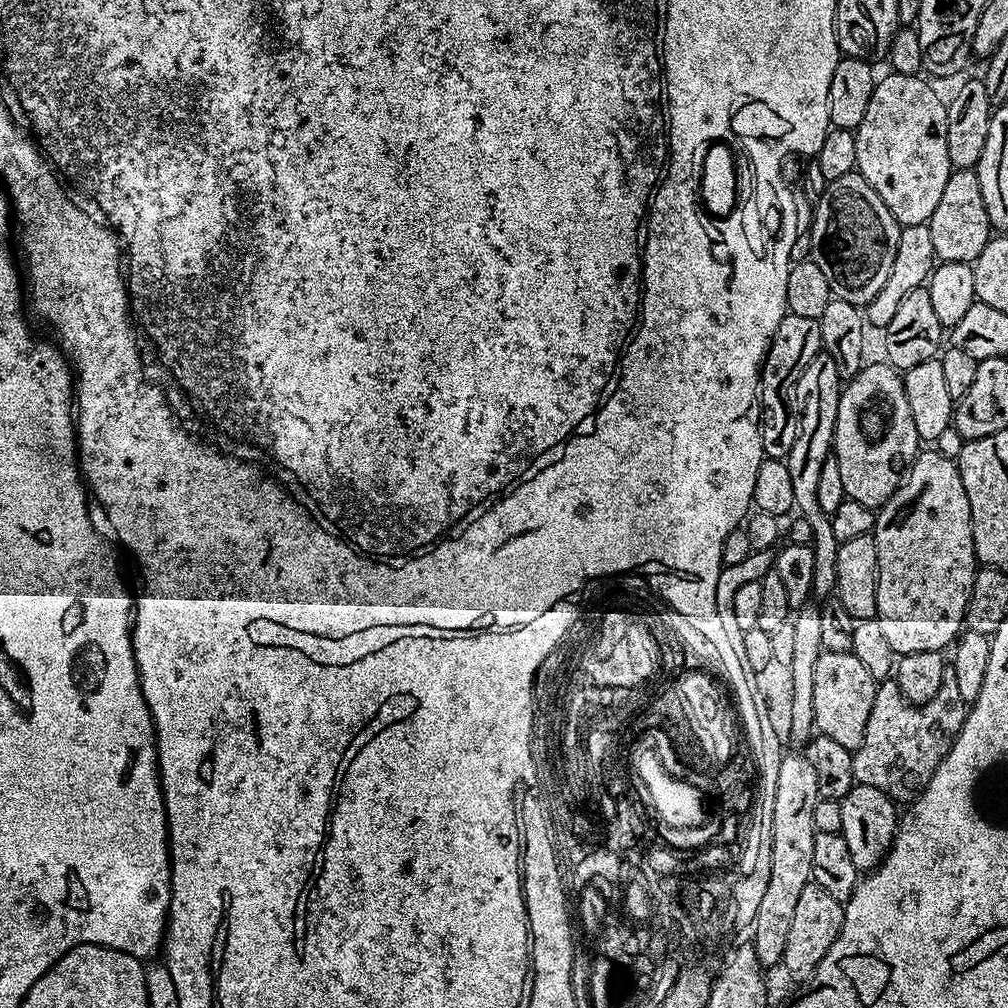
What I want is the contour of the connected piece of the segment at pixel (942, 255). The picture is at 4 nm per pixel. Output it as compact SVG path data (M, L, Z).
M953 171L927 225L934 241L937 261L972 264L978 258L978 254L982 254L994 229L986 214L986 202L982 202L982 186L978 186L975 171Z

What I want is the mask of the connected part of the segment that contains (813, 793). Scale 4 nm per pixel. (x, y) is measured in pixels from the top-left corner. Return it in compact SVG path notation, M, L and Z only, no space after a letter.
M785 753L778 772L774 804L770 881L752 925L752 945L761 967L770 968L781 963L791 919L794 918L795 903L811 881L816 836L814 806L819 799L817 775L811 759L807 755Z

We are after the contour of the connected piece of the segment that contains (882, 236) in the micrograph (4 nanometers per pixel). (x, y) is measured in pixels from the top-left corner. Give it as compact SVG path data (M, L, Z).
M859 171L842 174L842 178L827 181L825 193L815 201L816 217L812 220L811 259L815 260L818 270L826 274L832 295L837 300L845 300L857 306L866 306L886 286L886 278L890 278L890 266L894 266L894 254L898 254L898 238L901 225L897 224L892 211L882 202L882 198L866 182Z

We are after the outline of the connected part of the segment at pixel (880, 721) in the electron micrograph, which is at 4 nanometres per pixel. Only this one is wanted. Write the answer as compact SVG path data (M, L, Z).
M947 671L938 694L927 703L917 705L905 698L894 680L883 681L877 687L862 746L852 753L857 784L874 786L894 802L915 800L952 748L968 717L970 710L960 684L959 676Z

